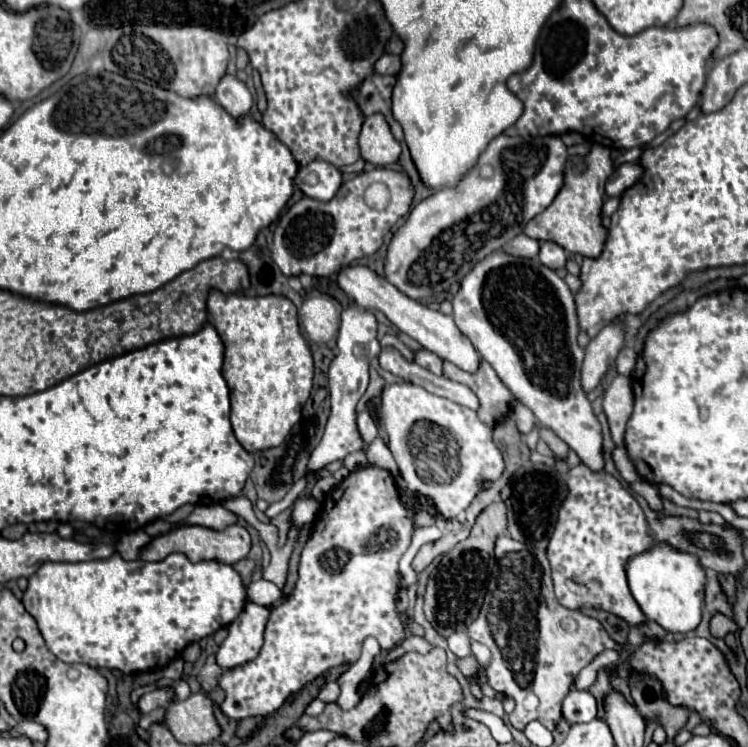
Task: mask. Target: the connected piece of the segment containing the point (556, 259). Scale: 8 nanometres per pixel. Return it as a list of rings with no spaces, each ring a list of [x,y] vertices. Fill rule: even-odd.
[[[542,243],[540,245],[540,261],[546,265],[546,267],[550,267],[550,269],[554,269],[554,271],[558,271],[558,269],[564,269],[566,267],[566,251],[560,247],[560,245],[556,245],[556,243]]]

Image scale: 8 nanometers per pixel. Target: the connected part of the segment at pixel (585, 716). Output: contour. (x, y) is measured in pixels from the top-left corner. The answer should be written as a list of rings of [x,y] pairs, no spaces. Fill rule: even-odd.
[[[572,687],[562,703],[562,717],[568,723],[588,723],[596,717],[596,699],[590,691],[582,691]]]

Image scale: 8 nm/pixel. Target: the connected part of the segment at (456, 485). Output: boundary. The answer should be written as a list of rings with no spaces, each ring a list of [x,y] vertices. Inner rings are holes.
[[[412,383],[384,387],[380,401],[382,401],[384,429],[388,435],[388,447],[398,463],[406,487],[414,493],[428,497],[444,519],[456,519],[470,507],[476,495],[480,495],[484,489],[490,489],[490,485],[496,479],[500,479],[504,471],[504,455],[492,439],[492,429],[478,419],[476,411],[452,403],[444,397],[432,395],[426,389]]]

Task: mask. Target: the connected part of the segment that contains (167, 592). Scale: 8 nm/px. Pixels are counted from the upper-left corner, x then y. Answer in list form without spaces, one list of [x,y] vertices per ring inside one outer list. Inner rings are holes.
[[[172,553],[166,557],[166,561],[162,563],[146,563],[142,559],[136,561],[124,561],[120,555],[112,555],[108,559],[100,559],[100,561],[82,561],[82,563],[44,563],[30,579],[28,579],[28,589],[24,591],[22,603],[26,607],[26,611],[36,619],[38,629],[46,641],[46,647],[64,663],[88,663],[88,665],[96,665],[100,667],[108,667],[108,669],[118,669],[122,673],[134,673],[134,671],[148,671],[154,669],[156,665],[160,665],[160,651],[162,651],[162,665],[168,665],[172,659],[180,657],[180,653],[184,651],[186,645],[200,641],[206,635],[216,633],[218,629],[230,625],[240,611],[246,605],[246,589],[242,585],[240,575],[234,571],[234,567],[230,565],[222,565],[216,561],[200,561],[200,563],[190,563],[186,559],[186,555],[182,553]]]

